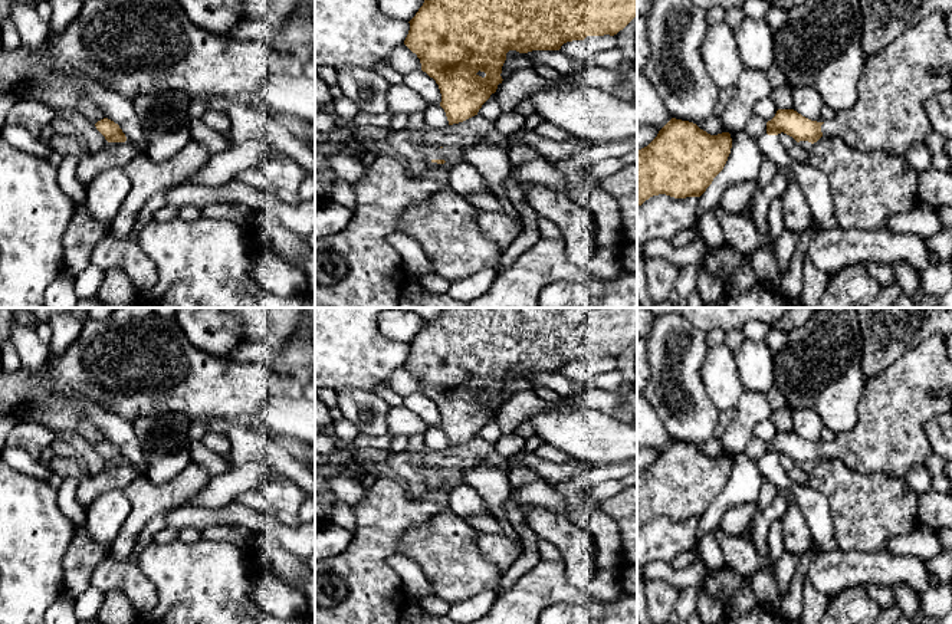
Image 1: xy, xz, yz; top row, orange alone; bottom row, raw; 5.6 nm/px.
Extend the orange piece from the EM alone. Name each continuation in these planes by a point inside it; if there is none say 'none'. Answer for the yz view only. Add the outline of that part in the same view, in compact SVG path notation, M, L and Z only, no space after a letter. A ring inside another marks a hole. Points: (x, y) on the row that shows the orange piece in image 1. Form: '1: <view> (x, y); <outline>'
1: yz (889, 115); M930 14L866 59L856 105L824 122L823 137L837 137L859 151L883 151L905 157L910 147L925 142L933 131L926 102L933 95L952 89L951 72L952 40L946 32L946 16Z

